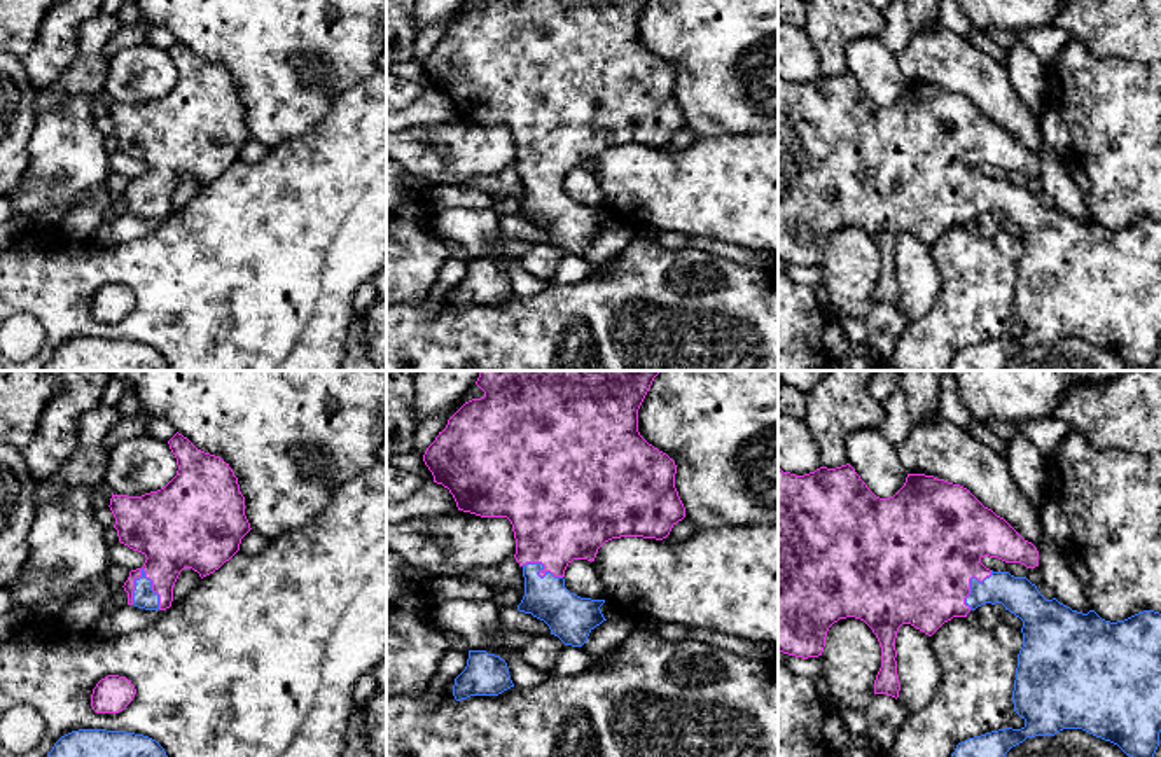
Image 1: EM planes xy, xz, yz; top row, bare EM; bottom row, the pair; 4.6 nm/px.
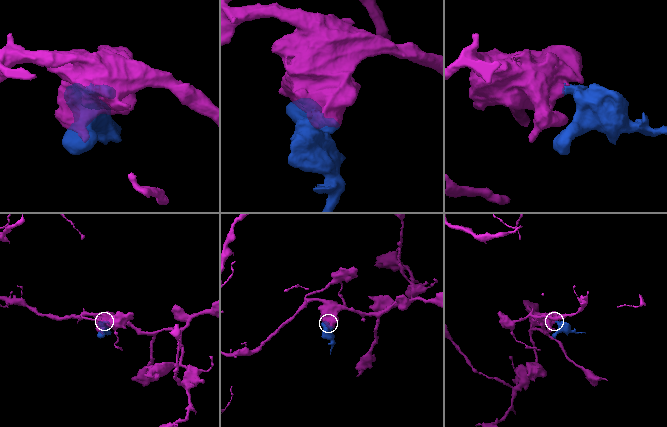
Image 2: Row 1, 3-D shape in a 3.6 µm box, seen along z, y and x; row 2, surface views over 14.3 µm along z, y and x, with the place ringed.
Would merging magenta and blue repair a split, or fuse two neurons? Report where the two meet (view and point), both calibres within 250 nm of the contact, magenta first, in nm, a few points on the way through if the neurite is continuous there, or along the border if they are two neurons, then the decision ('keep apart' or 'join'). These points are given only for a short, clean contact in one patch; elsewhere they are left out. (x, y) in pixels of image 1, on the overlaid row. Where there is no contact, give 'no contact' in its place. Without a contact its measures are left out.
xy (152, 588) | 300/100 nm | across xy (172, 537), (152, 588), (144, 597) | join

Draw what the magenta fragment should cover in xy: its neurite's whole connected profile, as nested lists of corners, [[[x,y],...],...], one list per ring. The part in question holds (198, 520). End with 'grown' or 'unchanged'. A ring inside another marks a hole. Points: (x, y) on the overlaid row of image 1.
[[[178,432],[168,444],[177,458],[177,476],[164,488],[142,497],[112,493],[108,505],[119,542],[147,558],[142,568],[129,572],[122,586],[128,605],[145,610],[170,608],[173,586],[184,568],[192,568],[201,579],[213,573],[240,551],[241,538],[252,530],[245,516],[245,497],[229,463],[198,449]]]; grown

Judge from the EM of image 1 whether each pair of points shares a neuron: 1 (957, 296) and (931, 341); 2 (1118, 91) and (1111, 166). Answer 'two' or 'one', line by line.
1: one
2: one

